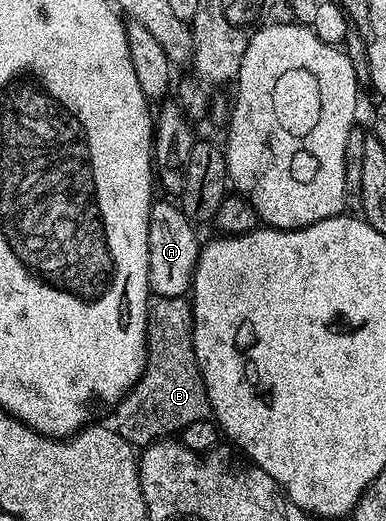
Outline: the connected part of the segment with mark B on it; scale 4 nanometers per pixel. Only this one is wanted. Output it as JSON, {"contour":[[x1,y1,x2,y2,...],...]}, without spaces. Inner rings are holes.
{"contour":[[155,296,147,305,147,361,139,380,115,405,113,427,125,442,146,446,182,433,189,422,211,416,211,403,193,350,195,314,190,299]]}

